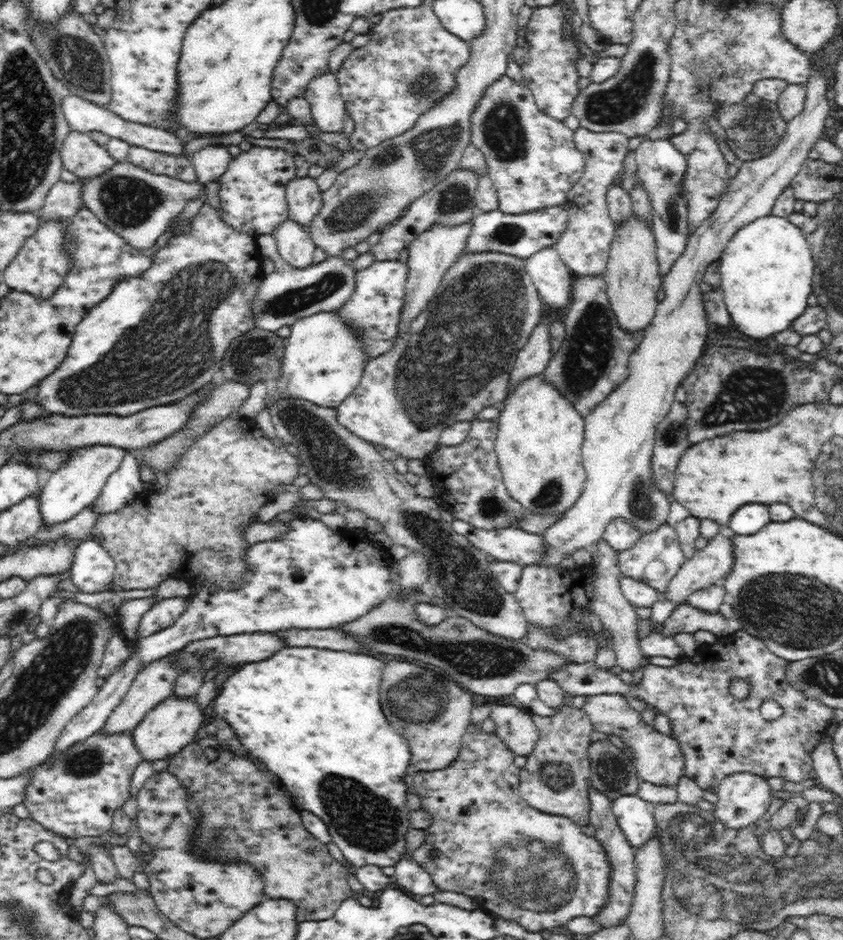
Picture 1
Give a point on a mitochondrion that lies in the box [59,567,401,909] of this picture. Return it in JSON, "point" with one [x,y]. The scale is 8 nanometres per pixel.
{"point":[216,840]}

